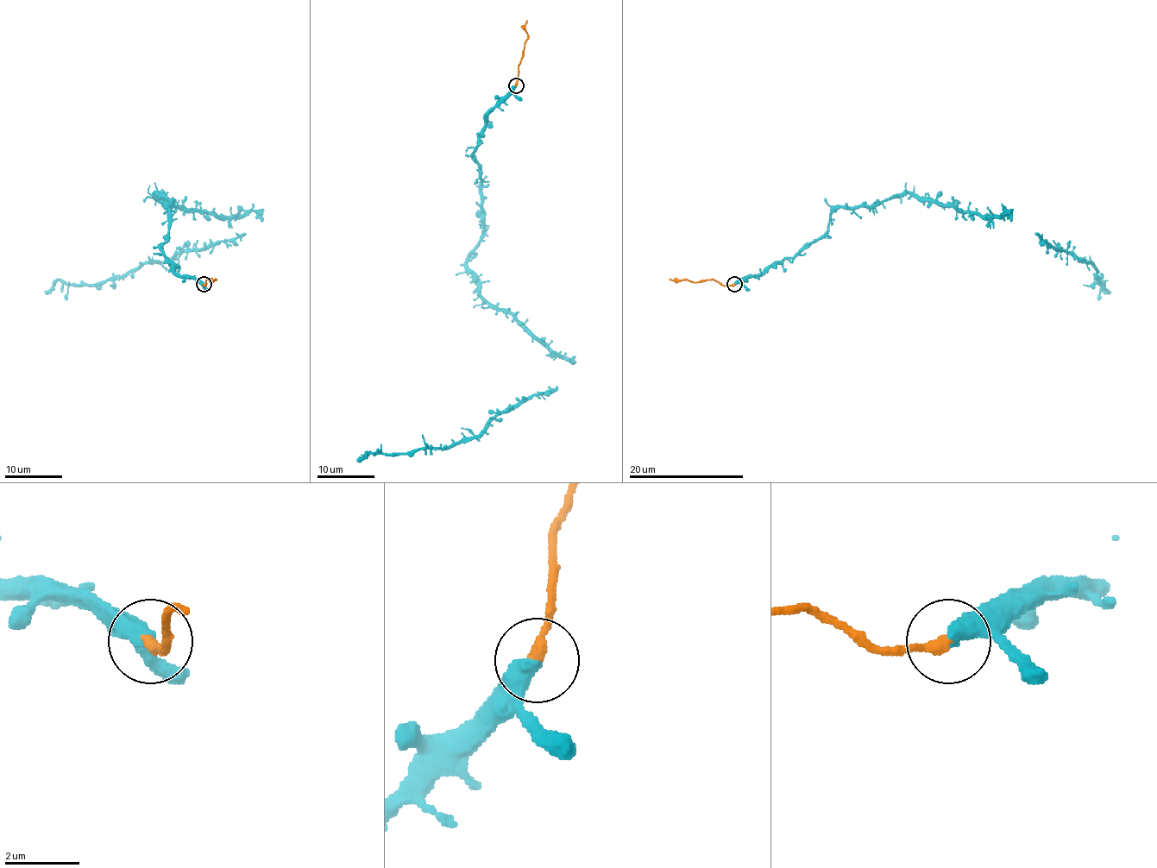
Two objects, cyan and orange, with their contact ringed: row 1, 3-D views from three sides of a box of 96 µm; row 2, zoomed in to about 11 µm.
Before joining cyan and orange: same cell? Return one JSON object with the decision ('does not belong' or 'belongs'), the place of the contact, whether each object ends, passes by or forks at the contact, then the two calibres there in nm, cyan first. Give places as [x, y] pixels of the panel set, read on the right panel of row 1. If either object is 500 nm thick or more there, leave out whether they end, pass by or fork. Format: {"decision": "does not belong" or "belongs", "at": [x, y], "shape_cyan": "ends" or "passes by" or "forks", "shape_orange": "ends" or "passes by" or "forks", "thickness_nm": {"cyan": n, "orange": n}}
{"decision": "does not belong", "at": [734, 284], "shape_cyan": "ends", "shape_orange": "ends", "thickness_nm": {"cyan": 480, "orange": 280}}

